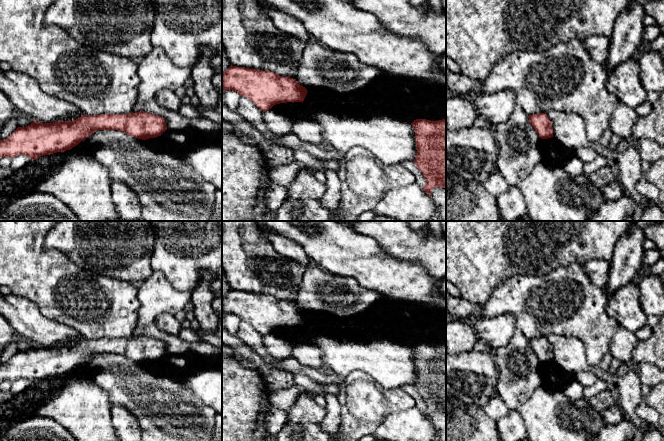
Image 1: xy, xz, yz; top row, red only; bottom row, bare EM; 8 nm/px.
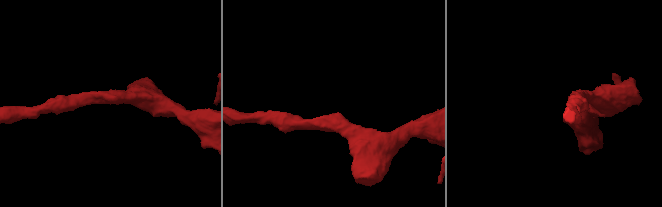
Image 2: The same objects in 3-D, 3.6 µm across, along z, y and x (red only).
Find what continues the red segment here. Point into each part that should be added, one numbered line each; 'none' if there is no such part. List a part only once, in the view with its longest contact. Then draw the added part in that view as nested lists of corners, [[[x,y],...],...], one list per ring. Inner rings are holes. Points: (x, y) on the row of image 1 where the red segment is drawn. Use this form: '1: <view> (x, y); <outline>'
none

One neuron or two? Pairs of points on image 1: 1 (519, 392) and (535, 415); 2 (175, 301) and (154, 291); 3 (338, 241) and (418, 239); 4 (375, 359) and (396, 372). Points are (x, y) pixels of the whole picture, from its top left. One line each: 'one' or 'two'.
1: two
2: one
3: two
4: one

